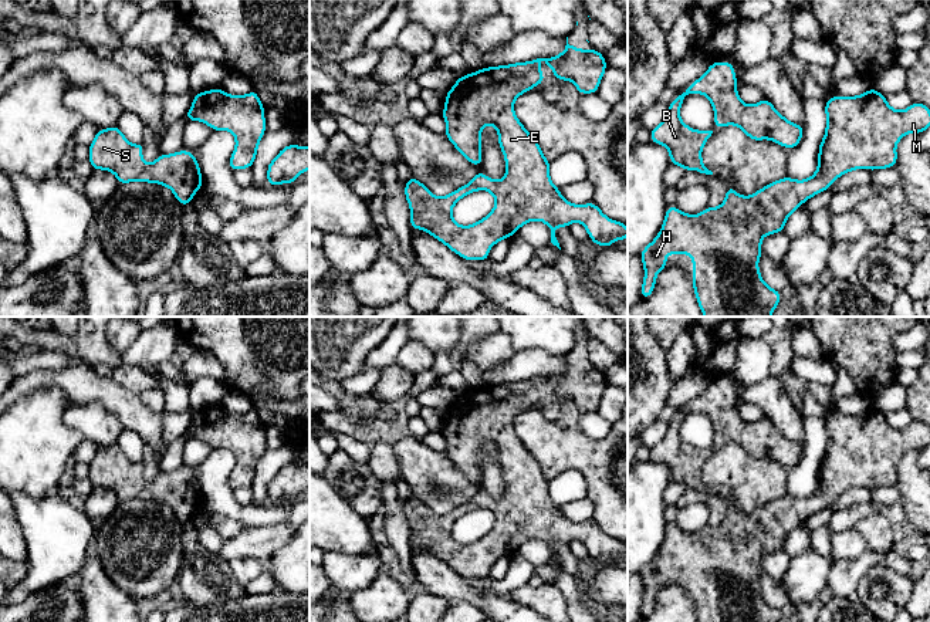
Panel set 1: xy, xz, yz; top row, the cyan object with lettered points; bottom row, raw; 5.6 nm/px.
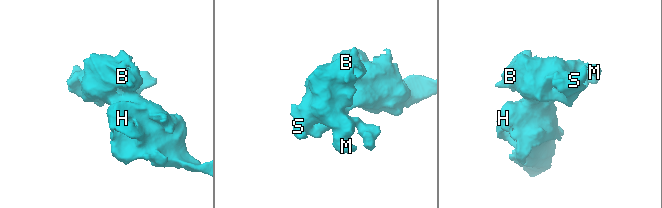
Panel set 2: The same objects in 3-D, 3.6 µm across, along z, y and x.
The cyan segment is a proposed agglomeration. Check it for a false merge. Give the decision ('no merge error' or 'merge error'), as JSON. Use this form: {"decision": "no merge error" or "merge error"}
{"decision": "no merge error"}

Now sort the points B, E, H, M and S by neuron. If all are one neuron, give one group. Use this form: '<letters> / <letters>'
B E H M S

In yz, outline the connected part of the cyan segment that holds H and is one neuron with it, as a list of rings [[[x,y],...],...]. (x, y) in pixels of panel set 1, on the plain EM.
[[[870,406],[856,415],[836,413],[829,416],[825,422],[825,433],[825,454],[819,462],[818,486],[811,496],[797,498],[785,494],[750,514],[741,514],[734,506],[728,504],[726,517],[720,524],[706,525],[699,533],[687,533],[674,524],[669,524],[660,550],[640,571],[645,588],[640,616],[652,613],[659,589],[667,585],[667,572],[690,572],[693,581],[691,598],[697,622],[779,622],[781,611],[768,605],[760,592],[758,579],[762,572],[762,555],[784,550],[785,540],[804,520],[829,507],[842,493],[856,487],[876,489],[895,484],[897,481],[896,463],[899,459],[907,452],[921,452],[930,446],[929,425],[913,420],[909,426],[896,429],[876,406]]]

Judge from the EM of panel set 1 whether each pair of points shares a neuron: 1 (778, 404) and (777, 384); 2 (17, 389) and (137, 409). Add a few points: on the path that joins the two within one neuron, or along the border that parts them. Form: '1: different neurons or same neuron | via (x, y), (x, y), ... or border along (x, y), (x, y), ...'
1: same neuron | via (777, 399), (777, 388)
2: same neuron | via (47, 379), (71, 379), (107, 392)

